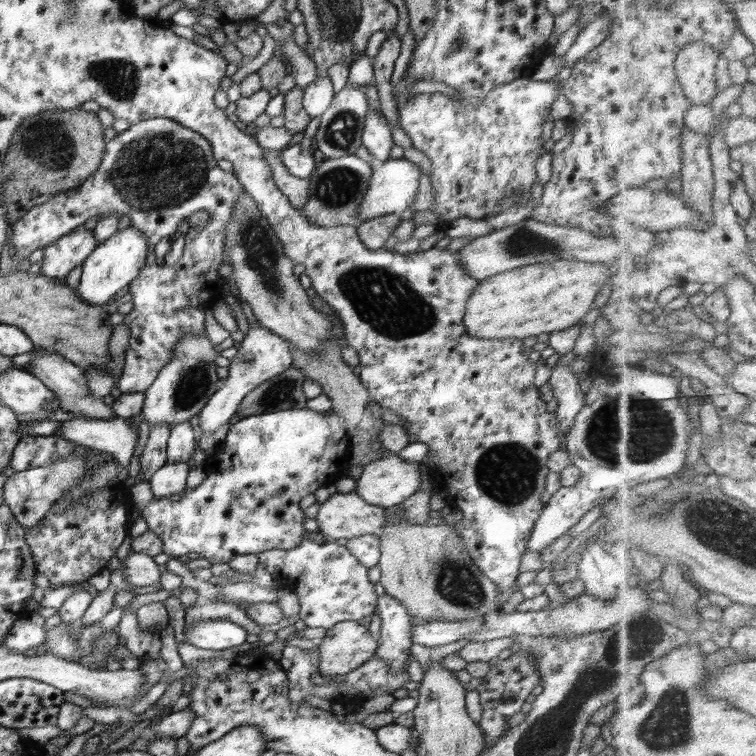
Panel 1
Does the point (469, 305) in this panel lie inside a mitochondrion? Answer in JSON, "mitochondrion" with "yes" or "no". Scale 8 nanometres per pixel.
{"mitochondrion":"no"}

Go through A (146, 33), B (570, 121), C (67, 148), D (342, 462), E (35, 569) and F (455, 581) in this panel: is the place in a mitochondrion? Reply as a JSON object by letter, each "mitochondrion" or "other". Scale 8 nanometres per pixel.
{"A":"other","B":"other","C":"mitochondrion","D":"other","E":"other","F":"mitochondrion"}

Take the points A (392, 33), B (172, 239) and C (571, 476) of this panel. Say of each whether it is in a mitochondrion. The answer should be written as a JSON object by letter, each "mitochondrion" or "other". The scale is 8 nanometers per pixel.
{"A":"other","B":"other","C":"other"}

